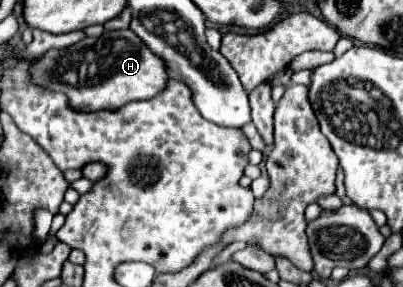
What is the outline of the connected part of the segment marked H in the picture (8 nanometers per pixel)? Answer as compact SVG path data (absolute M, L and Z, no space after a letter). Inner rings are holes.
M131 29L105 31L99 39L85 37L65 49L51 49L29 65L29 77L35 85L65 93L73 111L119 109L129 101L155 97L167 83L163 61L155 57Z

